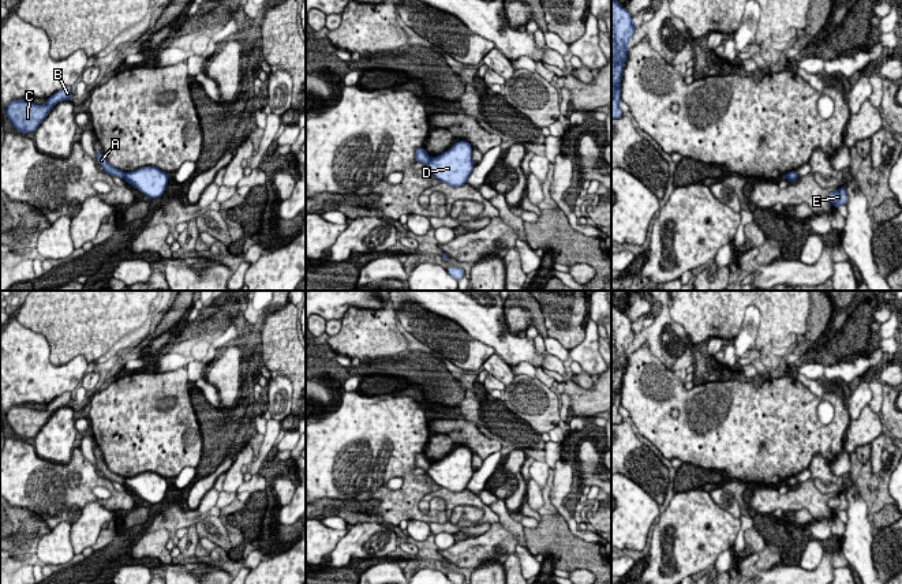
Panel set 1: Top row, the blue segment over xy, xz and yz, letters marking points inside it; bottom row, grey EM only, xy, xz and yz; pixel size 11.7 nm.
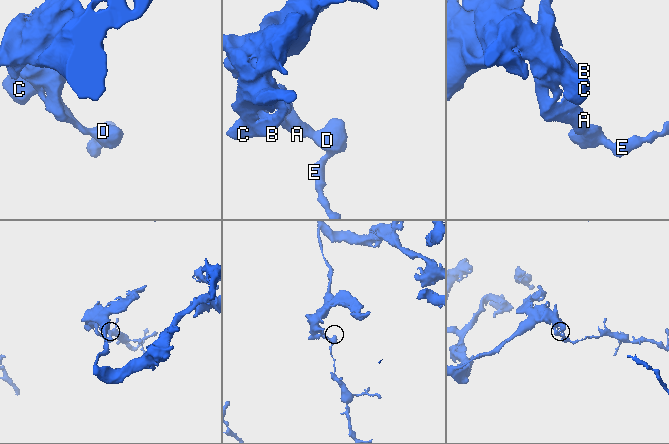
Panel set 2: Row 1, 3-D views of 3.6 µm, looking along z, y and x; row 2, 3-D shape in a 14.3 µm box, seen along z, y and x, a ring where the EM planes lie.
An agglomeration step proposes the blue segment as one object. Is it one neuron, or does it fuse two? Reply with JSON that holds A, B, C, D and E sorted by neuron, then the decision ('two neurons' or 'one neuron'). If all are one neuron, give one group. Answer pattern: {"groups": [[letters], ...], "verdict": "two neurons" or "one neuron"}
{"groups": [["A", "B", "C"], ["D", "E"]], "verdict": "two neurons"}

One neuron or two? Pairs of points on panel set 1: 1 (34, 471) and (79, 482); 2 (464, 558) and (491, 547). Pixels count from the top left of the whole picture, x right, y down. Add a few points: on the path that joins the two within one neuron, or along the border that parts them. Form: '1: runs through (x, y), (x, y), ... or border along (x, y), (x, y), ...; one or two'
1: runs through (45, 482), (68, 482); one
2: runs through (471, 553), (485, 549); one

